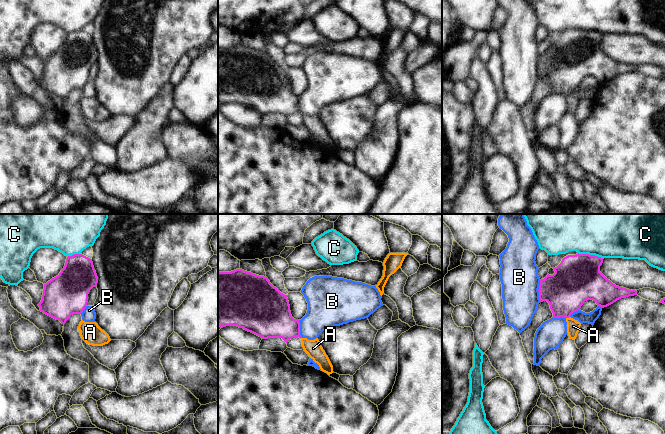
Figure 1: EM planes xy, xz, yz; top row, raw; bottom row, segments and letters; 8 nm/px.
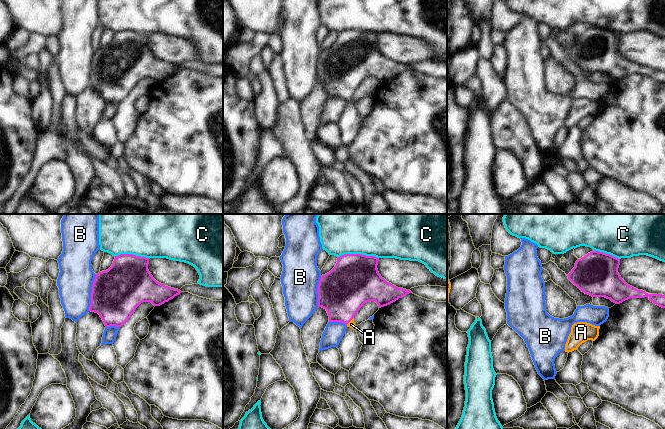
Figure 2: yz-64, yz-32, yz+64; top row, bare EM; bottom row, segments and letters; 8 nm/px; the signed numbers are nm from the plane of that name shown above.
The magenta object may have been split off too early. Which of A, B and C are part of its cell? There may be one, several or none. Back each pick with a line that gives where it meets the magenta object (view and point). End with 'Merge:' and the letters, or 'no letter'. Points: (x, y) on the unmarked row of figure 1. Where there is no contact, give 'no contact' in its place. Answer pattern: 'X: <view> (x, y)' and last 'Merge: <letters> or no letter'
A: yz (567, 93)
Merge: A

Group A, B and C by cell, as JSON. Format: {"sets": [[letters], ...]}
{"sets": [["A"], ["B"], ["C"]]}

